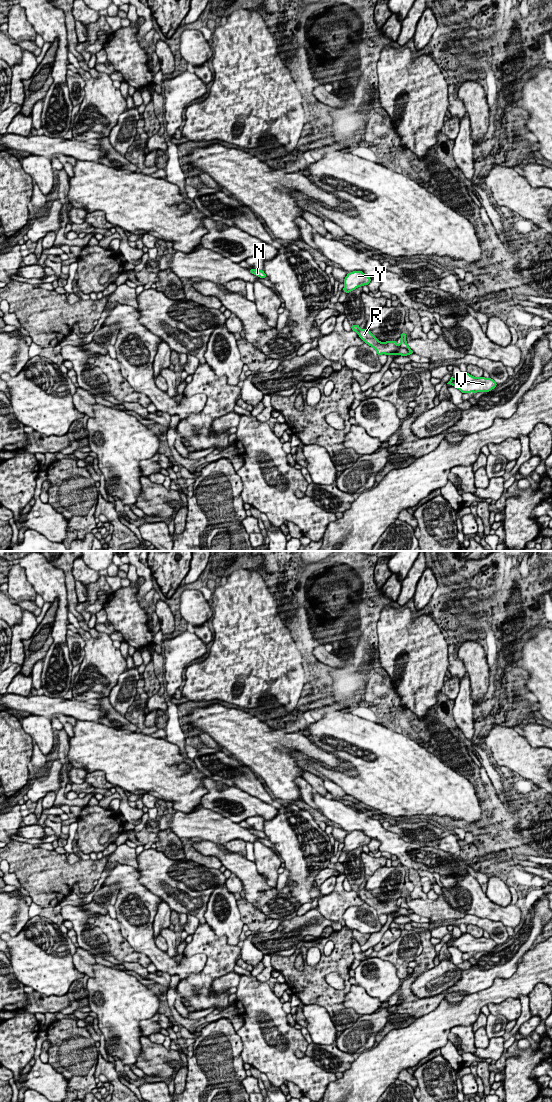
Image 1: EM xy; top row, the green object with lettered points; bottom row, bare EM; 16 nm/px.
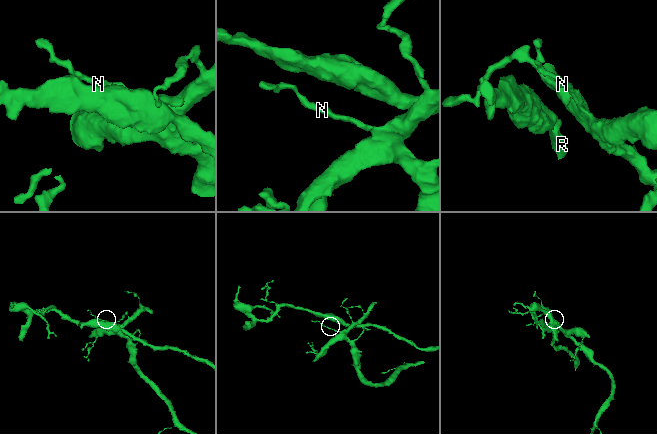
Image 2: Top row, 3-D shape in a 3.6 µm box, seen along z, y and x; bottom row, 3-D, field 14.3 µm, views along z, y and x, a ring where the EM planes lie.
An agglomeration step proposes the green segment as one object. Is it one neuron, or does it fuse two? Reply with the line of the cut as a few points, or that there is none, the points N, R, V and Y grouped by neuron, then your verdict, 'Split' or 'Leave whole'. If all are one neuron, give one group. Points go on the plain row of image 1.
Split along xy (399, 906), (410, 913). Groups: N Y / R V. Split

